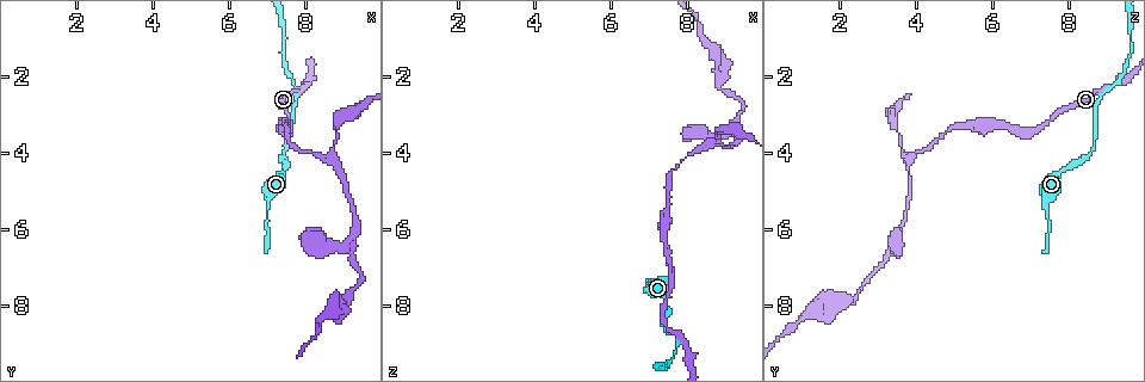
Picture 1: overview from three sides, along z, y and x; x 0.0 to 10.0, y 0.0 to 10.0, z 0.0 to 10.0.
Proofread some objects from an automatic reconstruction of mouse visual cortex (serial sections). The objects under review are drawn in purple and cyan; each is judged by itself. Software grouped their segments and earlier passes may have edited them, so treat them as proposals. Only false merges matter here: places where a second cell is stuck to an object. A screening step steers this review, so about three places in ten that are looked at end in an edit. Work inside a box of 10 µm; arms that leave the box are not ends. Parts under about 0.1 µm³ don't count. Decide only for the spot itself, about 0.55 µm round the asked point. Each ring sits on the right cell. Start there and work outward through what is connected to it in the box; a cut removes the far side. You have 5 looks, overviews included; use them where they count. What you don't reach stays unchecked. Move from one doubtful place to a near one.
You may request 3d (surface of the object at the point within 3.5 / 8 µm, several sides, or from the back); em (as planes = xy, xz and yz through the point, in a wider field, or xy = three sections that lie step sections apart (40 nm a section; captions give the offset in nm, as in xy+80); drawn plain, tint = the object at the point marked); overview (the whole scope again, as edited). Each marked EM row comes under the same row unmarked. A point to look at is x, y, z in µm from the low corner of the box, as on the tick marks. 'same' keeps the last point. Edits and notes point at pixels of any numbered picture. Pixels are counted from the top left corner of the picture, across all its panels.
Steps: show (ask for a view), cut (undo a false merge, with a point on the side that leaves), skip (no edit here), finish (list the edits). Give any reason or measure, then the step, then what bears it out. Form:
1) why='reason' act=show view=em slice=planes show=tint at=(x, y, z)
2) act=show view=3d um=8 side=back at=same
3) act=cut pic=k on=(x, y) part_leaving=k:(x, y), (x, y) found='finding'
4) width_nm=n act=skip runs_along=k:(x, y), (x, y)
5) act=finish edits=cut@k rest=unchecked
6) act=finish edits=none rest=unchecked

why='three-way junction' act=show view=3d um=3.5 side=back at=(8.40, 4.05, 3.85)

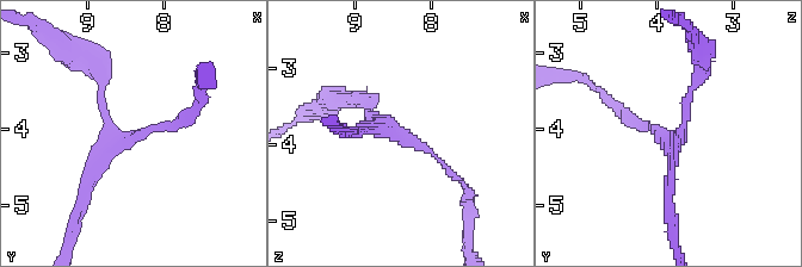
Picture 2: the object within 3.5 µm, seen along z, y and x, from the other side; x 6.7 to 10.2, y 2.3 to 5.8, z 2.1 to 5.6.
arms=3 arm_widths_nm=100,100,150 why='need the tissue' act=show view=em slice=xy step=5 show=tint at=(8.45, 4.10, 3.90)

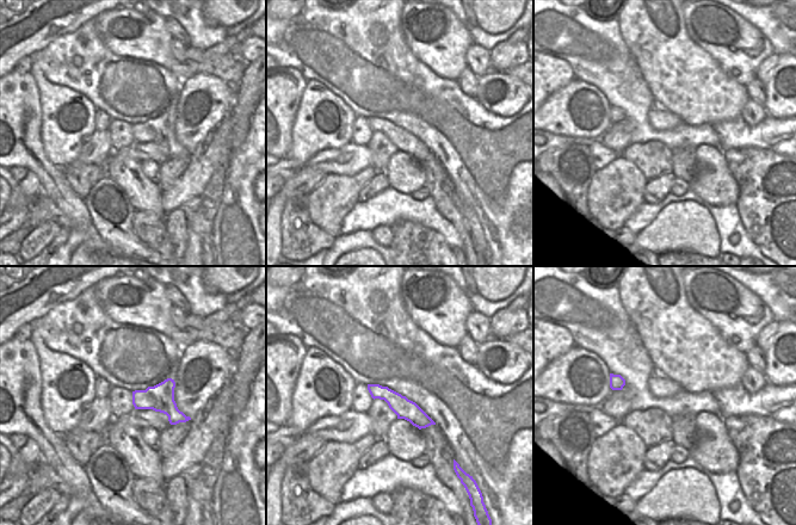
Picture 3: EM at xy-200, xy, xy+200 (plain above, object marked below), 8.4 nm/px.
act=skip runs_along=2:(186, 116), (117, 144), (80, 199) found='one cell here'

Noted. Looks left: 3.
why='branch point' act=show view=3d um=3.5 at=(9.25, 6.25, 3.55)

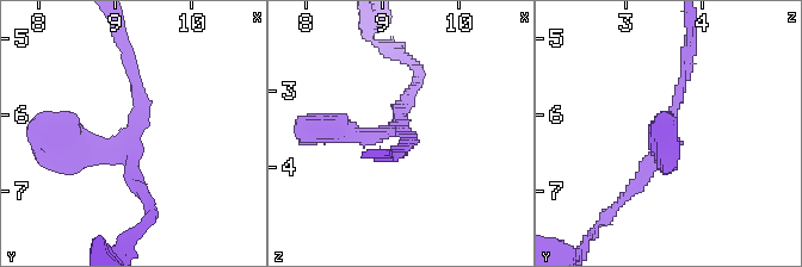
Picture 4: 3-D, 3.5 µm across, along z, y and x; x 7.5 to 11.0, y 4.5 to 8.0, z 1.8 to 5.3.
arms=3 arm_widths_nm=150,200,300 act=show view=em slice=xy step=1 show=tint at=(9.20, 6.35, 3.50)

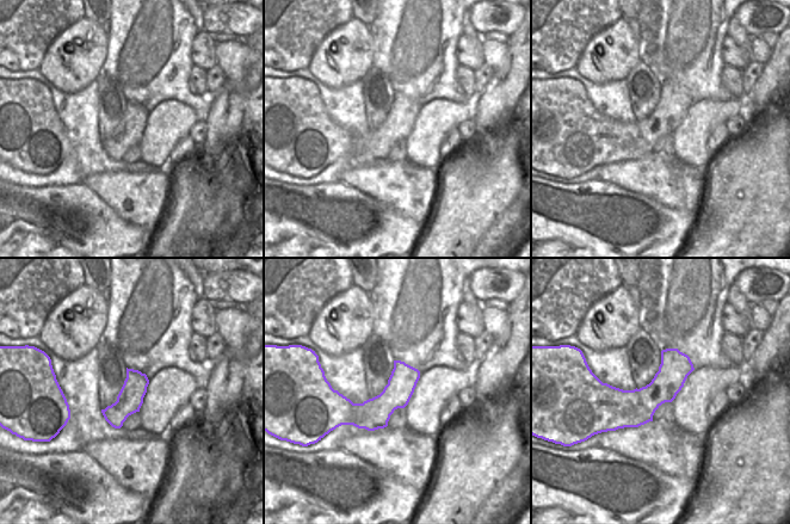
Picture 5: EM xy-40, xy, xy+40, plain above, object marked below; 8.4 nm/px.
width_nm=240 act=skip runs_along=4:(685, 64), (661, 146), (621, 200) found='continuous, no second cell'

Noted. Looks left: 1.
act=finish edits=none rest=unchecked

